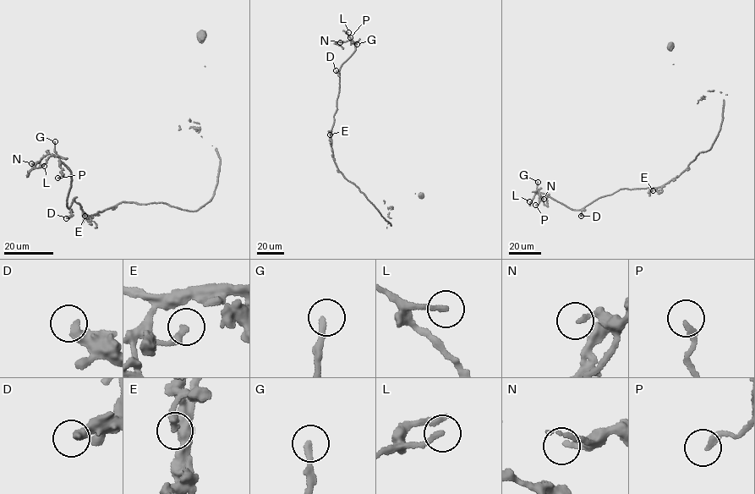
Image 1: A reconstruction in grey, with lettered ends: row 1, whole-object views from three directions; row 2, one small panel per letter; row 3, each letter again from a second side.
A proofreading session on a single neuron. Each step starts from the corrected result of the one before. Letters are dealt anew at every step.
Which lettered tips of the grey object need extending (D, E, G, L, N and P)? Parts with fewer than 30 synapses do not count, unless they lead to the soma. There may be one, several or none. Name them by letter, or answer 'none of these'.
G, L

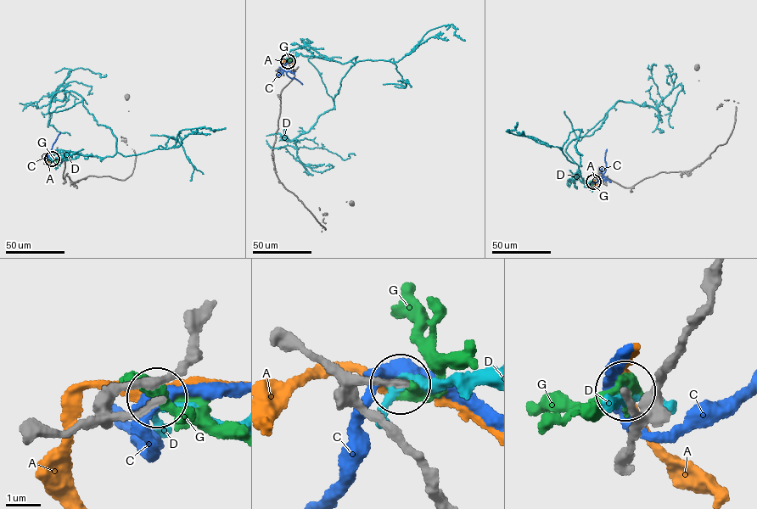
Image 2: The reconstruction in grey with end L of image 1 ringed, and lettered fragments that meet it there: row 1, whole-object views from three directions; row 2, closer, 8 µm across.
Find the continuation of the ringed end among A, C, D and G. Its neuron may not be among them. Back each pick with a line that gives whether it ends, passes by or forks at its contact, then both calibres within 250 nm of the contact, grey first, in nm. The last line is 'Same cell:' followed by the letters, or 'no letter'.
G: It passes by. Thickness 240 nm (grey) against 280 nm
Same cell: G

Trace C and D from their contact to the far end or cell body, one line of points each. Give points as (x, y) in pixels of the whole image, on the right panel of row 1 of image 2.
C: (593, 181), (597, 181), (605, 171), (607, 149)
D: (593, 181), (583, 181), (565, 149), (600, 128), (618, 101), (655, 108), (681, 84), (668, 120), (673, 128)

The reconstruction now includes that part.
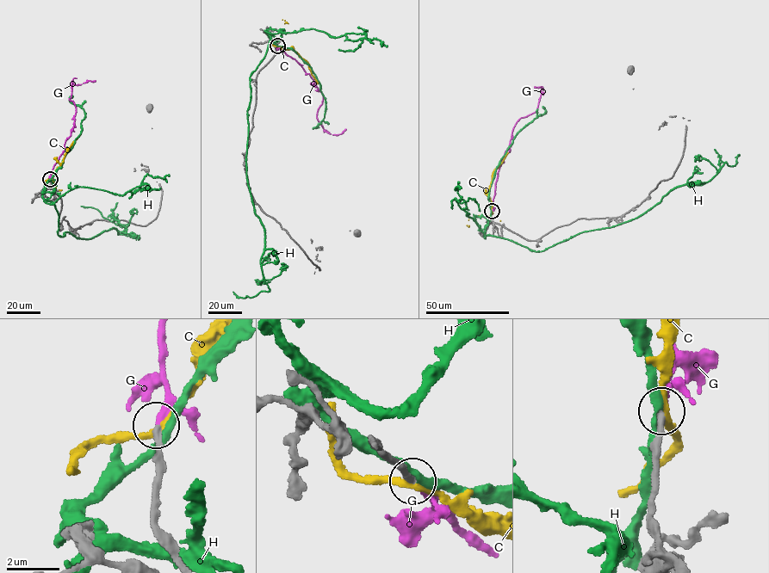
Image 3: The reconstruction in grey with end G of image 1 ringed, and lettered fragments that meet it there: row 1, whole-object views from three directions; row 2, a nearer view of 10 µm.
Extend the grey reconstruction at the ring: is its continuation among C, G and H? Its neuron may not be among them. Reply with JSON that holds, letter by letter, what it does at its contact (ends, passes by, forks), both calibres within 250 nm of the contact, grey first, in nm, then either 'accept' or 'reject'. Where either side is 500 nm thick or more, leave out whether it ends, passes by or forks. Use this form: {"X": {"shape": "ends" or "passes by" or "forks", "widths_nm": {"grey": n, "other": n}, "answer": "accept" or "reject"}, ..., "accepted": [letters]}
{"C": {"shape": "passes by", "widths_nm": {"grey": 240, "other": 240}, "answer": "reject"}, "G": {"shape": "passes by", "widths_nm": {"grey": 240, "other": 190}, "answer": "accept"}, "H": {"shape": "passes by", "widths_nm": {"grey": 360, "other": 280}, "answer": "reject"}, "accepted": ["G"]}

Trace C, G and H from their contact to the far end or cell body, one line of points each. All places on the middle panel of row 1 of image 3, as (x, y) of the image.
C: (277, 46), (293, 50), (304, 59), (318, 83)
G: (277, 46), (300, 64), (322, 94), (322, 101), (316, 115), (324, 131), (337, 134), (346, 129)
H: (277, 46), (265, 31), (247, 111), (247, 186), (269, 289), (232, 292)

